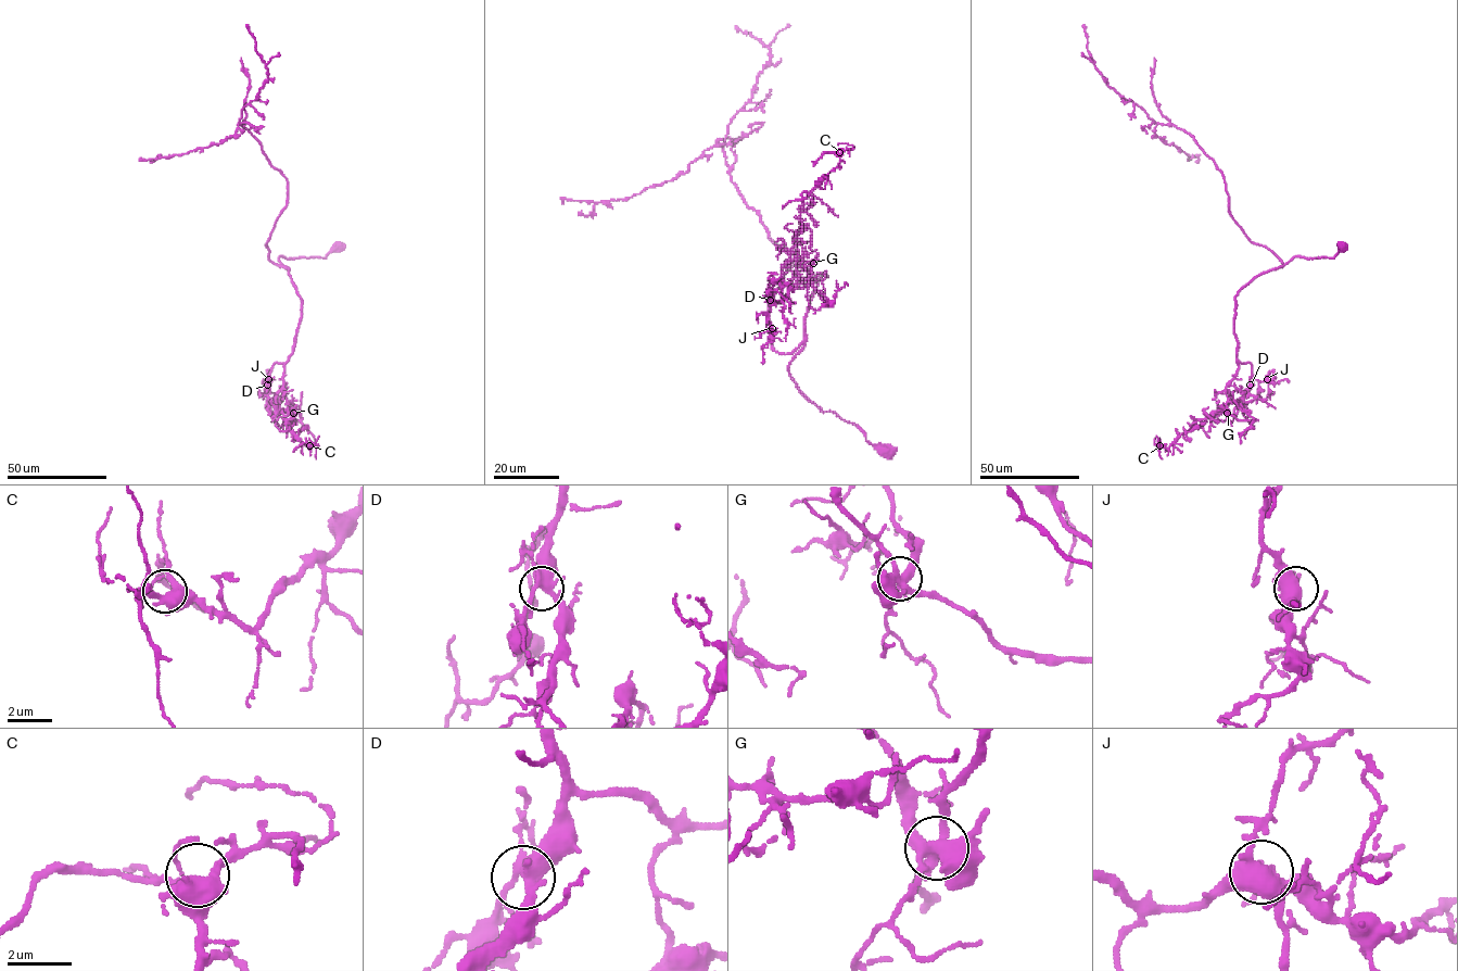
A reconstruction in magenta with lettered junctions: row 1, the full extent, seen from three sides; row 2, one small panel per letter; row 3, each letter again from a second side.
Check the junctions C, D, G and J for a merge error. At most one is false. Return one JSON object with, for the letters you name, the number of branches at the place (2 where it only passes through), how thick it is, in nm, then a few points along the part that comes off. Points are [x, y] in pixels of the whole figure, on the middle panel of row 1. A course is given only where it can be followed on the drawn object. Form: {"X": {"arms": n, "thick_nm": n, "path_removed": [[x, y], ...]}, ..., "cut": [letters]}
{"G": {"arms": 5, "thick_nm": 460, "path_removed": [[813, 263], [807, 298], [813, 309], [824, 304], [822, 281], [826, 272]]}, "cut": ["G"]}

